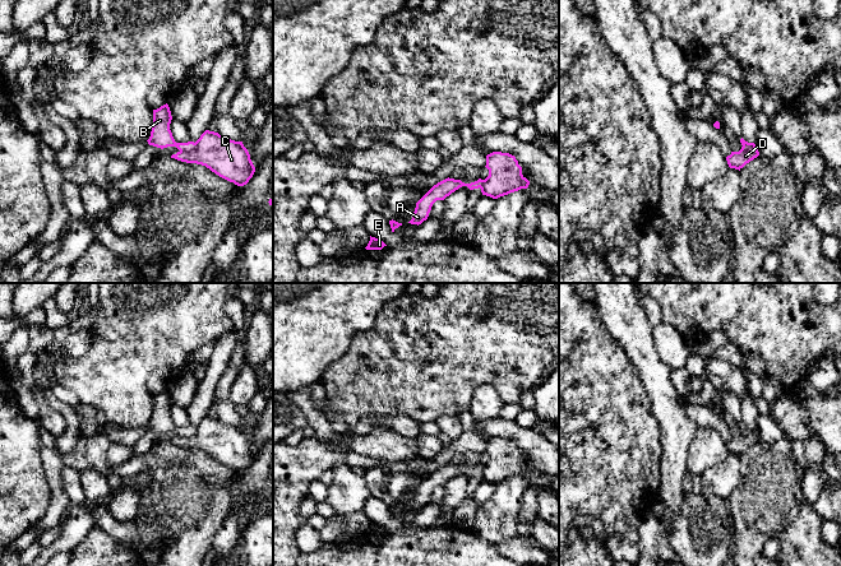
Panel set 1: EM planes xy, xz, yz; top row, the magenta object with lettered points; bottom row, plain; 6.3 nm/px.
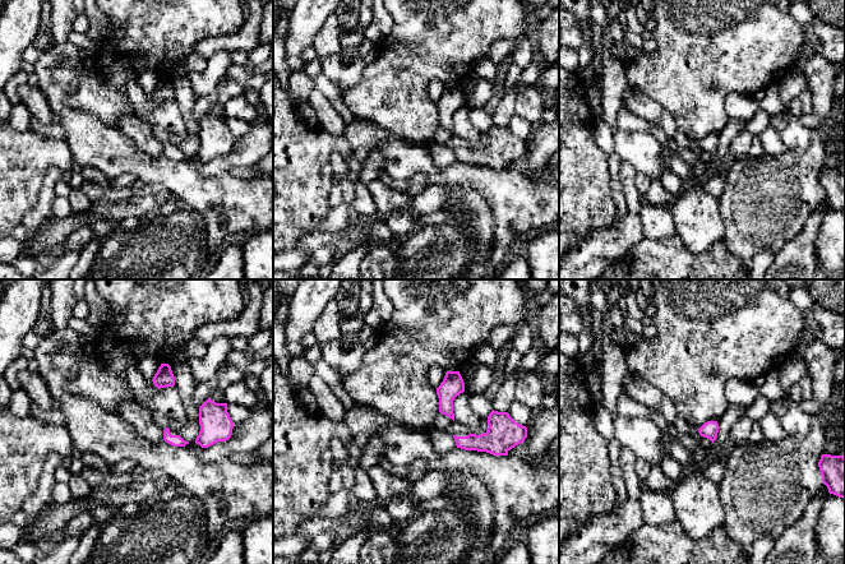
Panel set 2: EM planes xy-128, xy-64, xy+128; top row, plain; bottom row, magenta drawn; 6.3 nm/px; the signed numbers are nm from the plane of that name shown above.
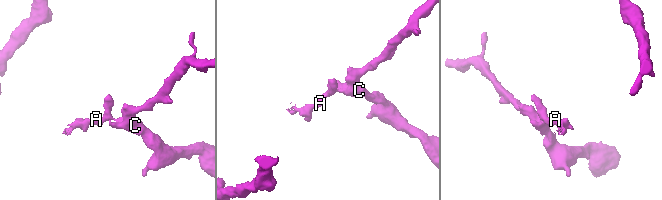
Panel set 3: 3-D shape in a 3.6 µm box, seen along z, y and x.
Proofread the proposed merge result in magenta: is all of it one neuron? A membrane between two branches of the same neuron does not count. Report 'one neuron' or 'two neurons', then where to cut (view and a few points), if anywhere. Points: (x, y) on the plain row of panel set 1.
two neurons; cut in xy along (195, 428), (190, 435), (180, 436)

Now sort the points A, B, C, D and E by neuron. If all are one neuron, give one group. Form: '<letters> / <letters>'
A B E / C D

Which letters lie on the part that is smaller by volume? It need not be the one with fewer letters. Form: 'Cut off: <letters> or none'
Cut off: A, B, E

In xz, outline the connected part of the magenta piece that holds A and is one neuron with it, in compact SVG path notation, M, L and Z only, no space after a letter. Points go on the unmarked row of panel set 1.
M449 463L438 468L416 488L412 505L408 509L417 511L421 510L428 505L431 492L436 486L444 486L462 472L467 472L470 475L479 474L482 468L484 465L479 464L475 468L465 469L461 465Z

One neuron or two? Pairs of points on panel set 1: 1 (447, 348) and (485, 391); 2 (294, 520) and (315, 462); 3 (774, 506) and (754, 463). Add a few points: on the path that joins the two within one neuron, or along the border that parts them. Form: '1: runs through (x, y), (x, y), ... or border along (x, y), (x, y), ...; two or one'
1: border along (503, 402), (491, 385), (483, 383), (467, 409); two
2: runs through (292, 506), (292, 485), (301, 476); one
3: runs through (770, 496), (770, 478), (765, 473); one

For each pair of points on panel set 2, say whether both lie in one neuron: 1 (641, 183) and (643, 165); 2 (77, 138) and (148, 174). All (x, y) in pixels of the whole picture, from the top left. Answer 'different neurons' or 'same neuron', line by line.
1: different neurons
2: same neuron

